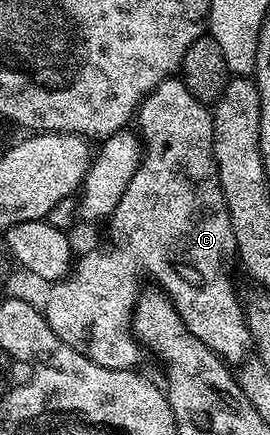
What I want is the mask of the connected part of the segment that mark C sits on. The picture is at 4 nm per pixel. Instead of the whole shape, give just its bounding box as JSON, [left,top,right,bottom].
[43,77,251,370]

